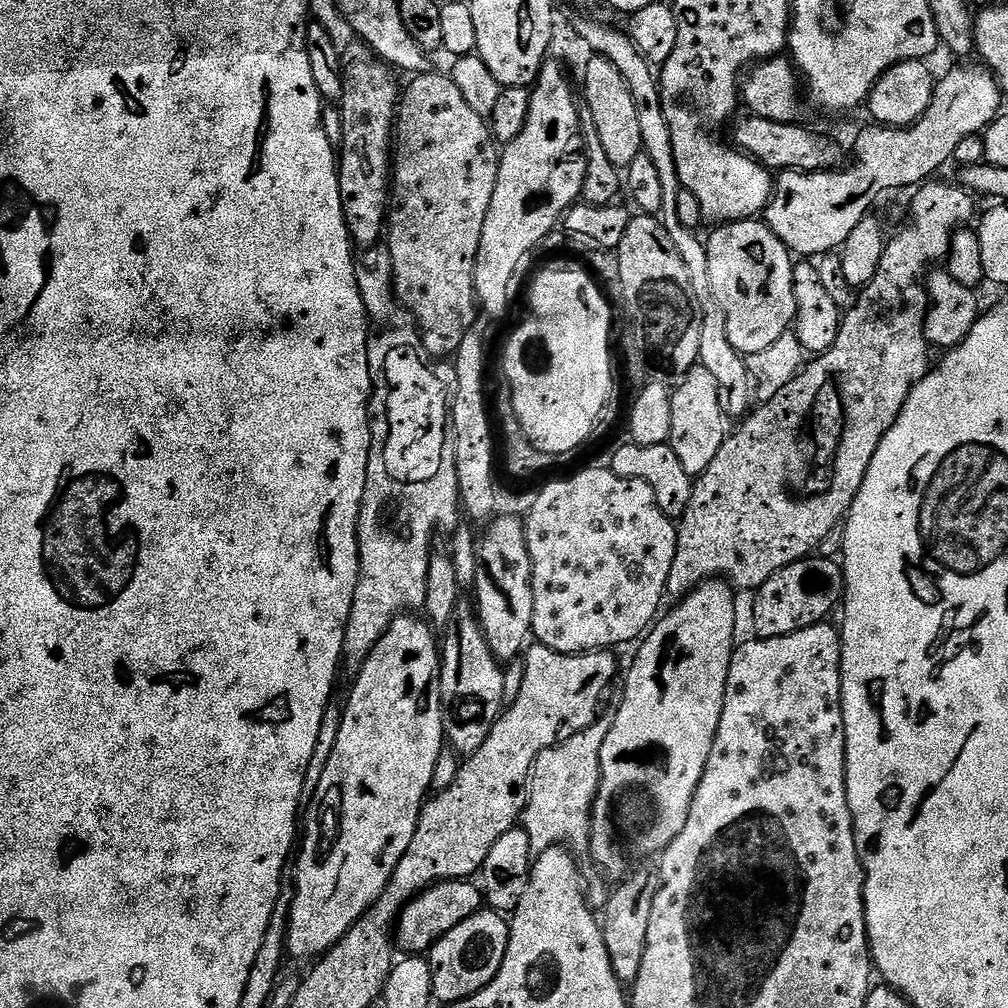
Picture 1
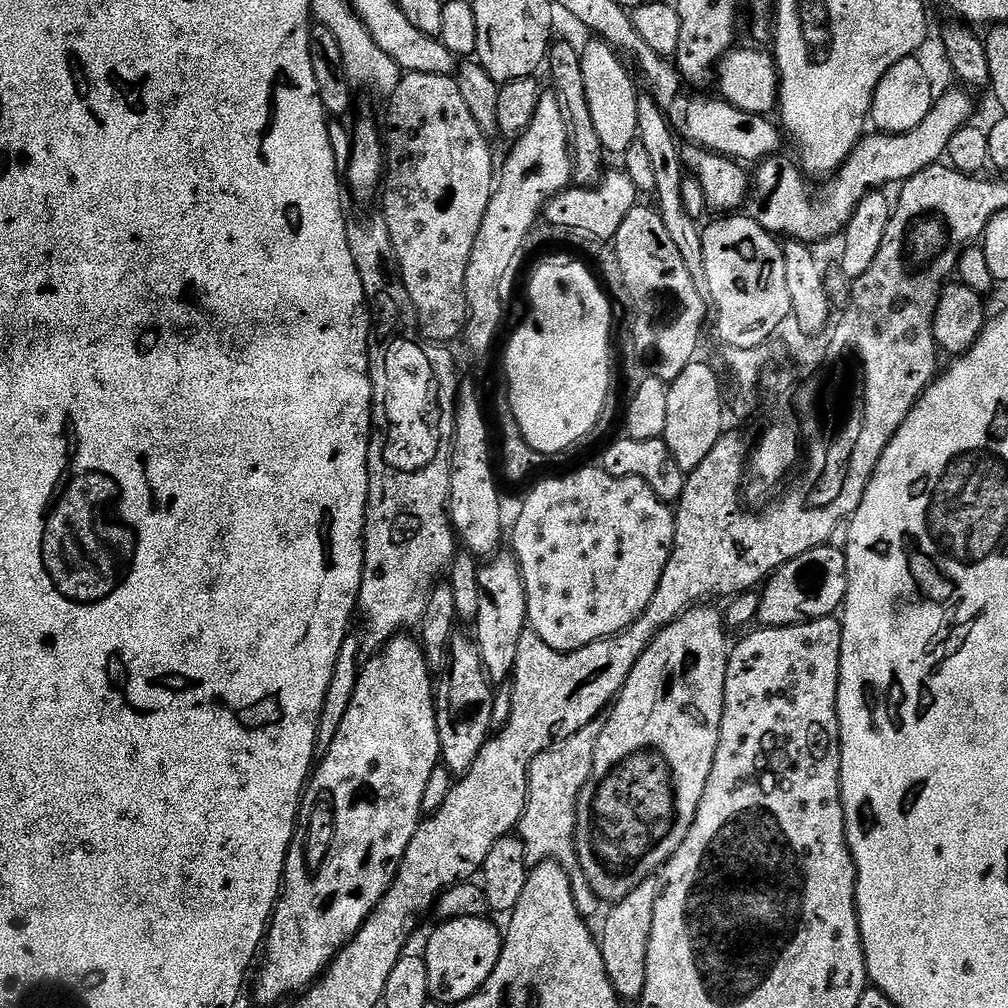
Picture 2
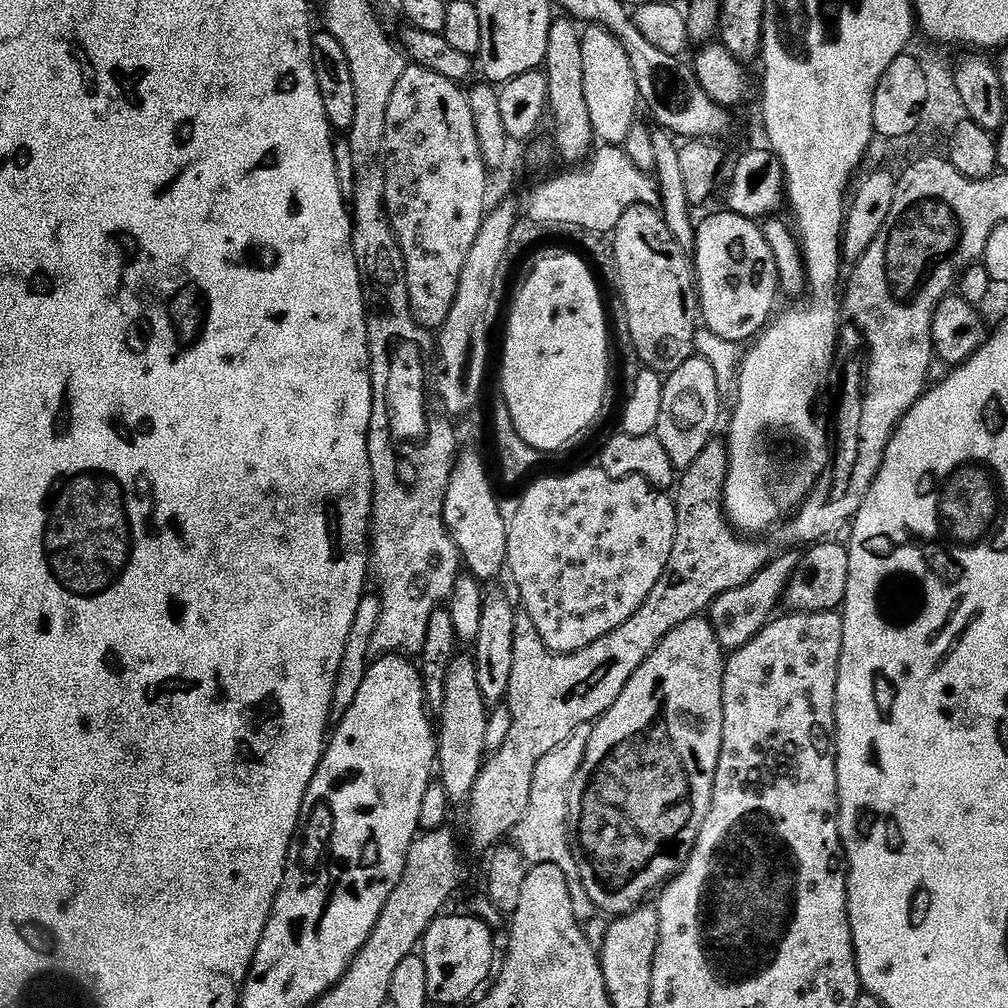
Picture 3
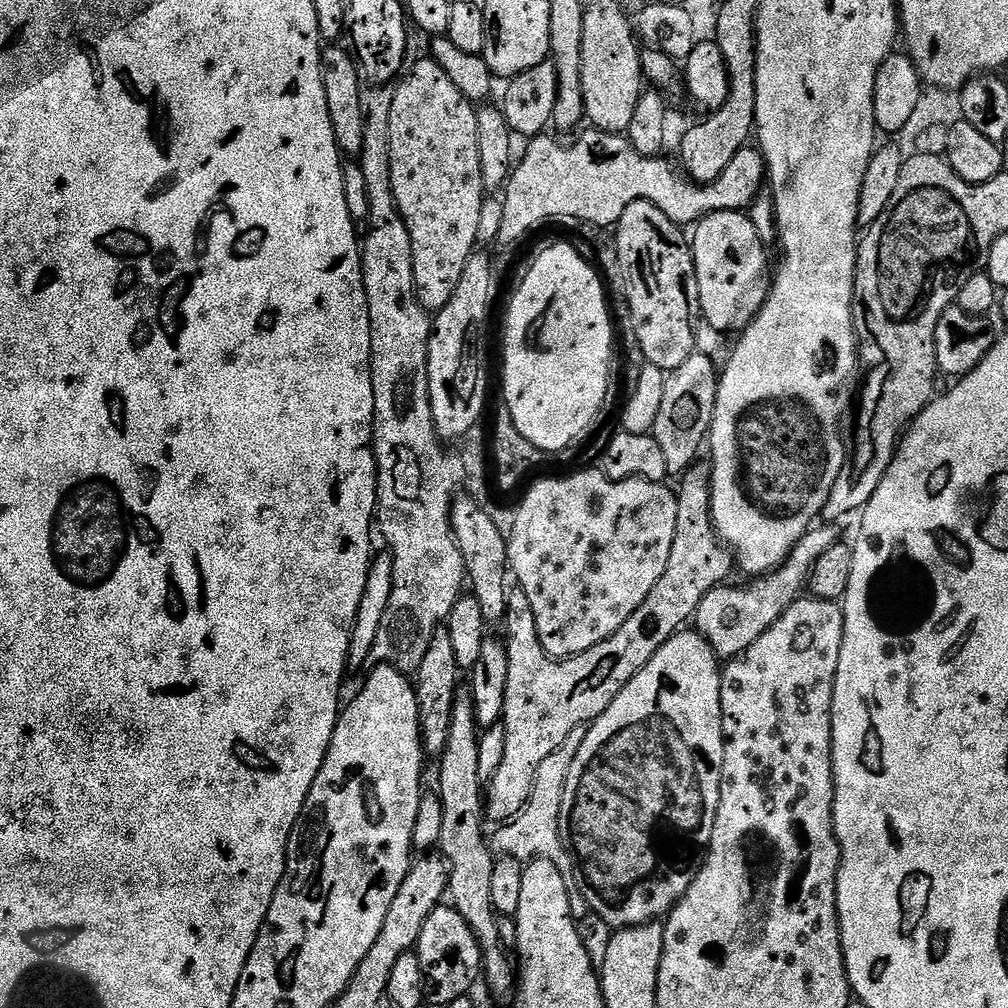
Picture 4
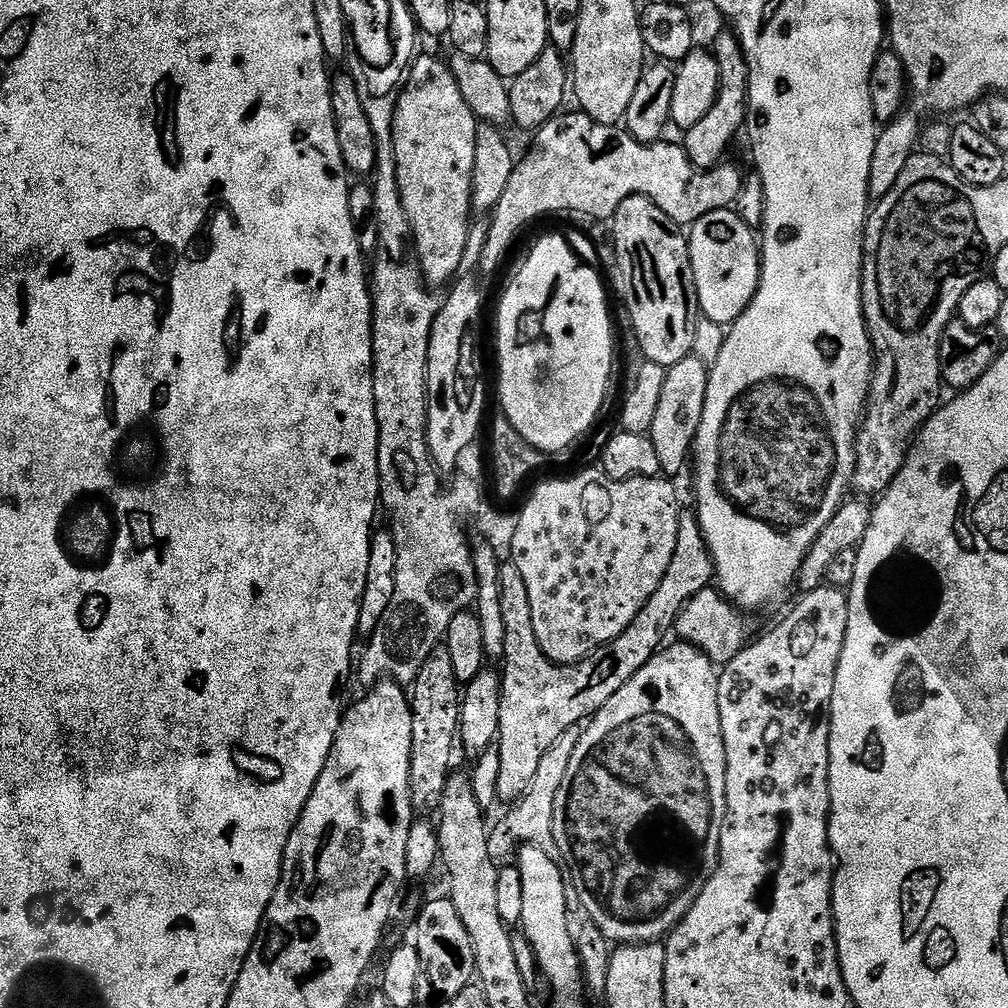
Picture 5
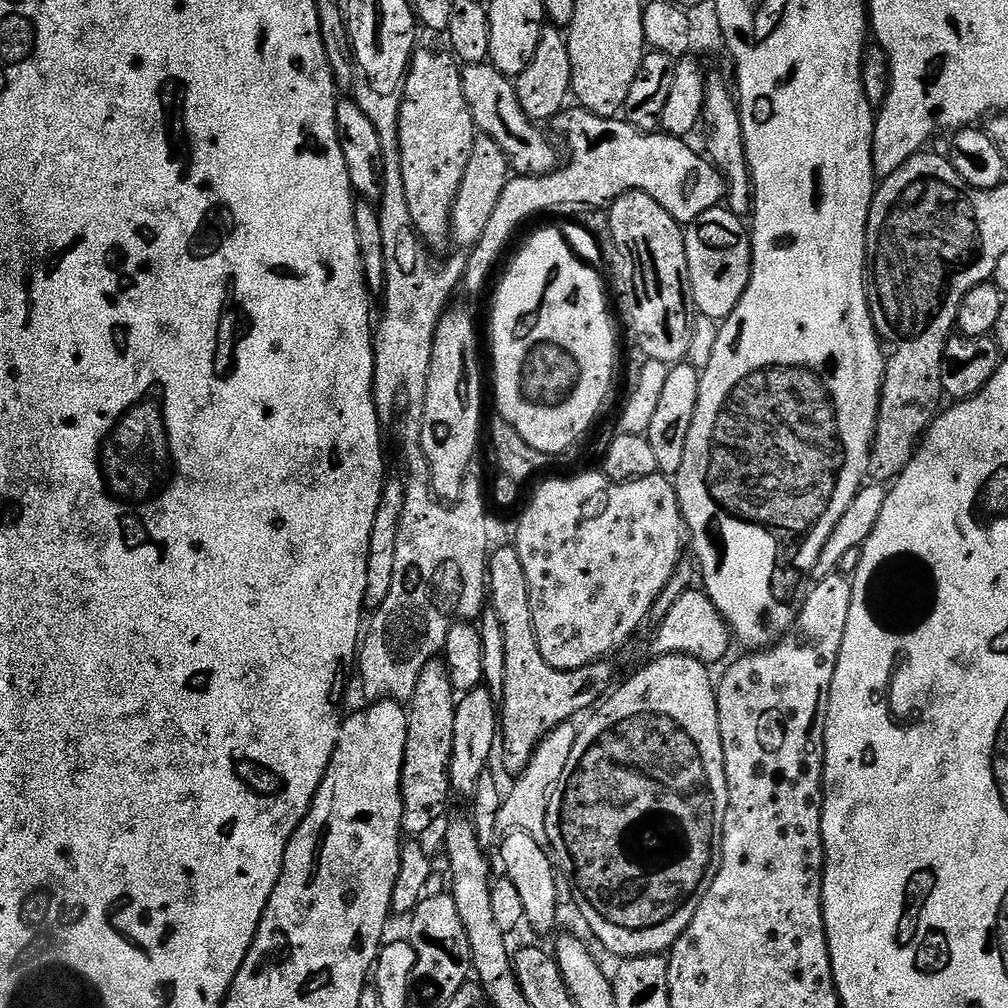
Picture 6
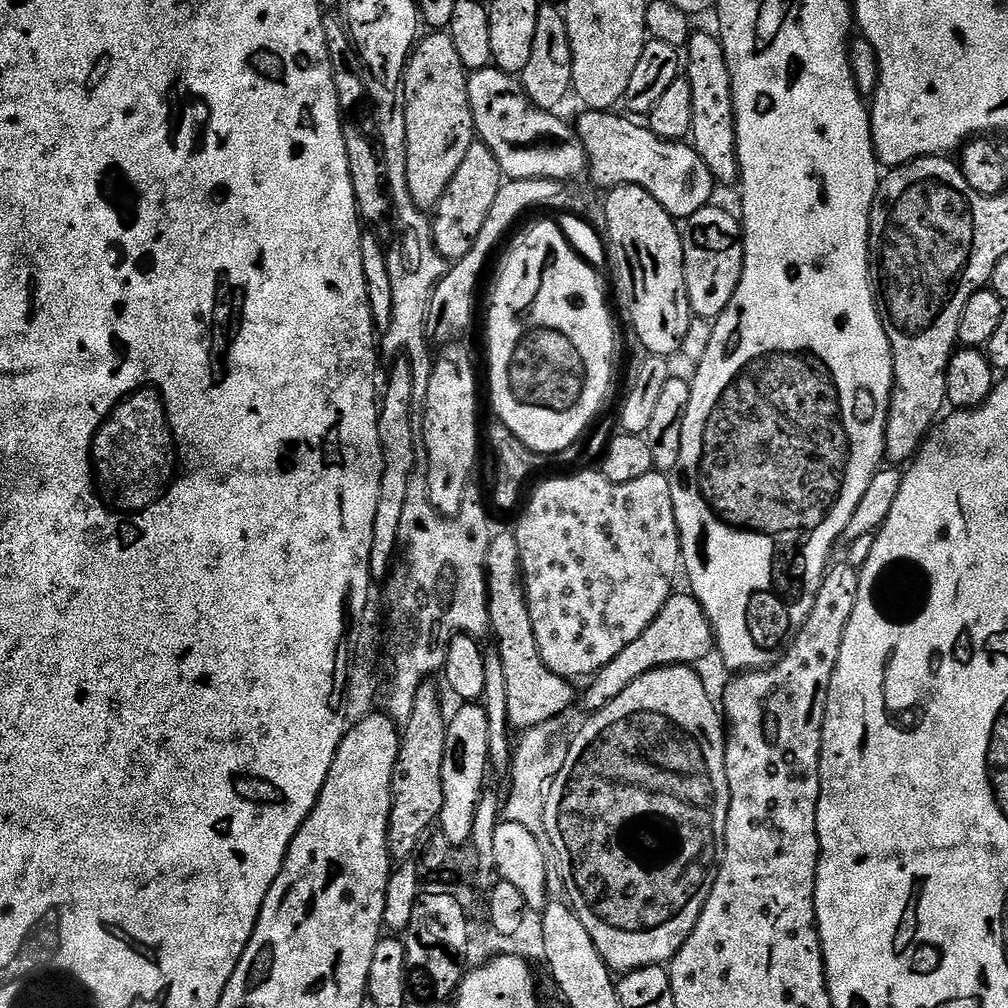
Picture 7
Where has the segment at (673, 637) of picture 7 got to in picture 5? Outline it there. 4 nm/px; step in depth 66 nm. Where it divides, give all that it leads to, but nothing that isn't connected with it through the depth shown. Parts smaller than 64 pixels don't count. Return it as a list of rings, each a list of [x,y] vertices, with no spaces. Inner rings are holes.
[[[709,586],[694,594],[694,598],[690,598],[690,602],[686,602],[686,606],[676,615],[674,632],[680,635],[677,637],[683,643],[692,644],[699,652],[706,654],[712,664],[723,666],[738,658],[741,650],[753,639],[754,631],[744,616],[747,615],[719,587]]]

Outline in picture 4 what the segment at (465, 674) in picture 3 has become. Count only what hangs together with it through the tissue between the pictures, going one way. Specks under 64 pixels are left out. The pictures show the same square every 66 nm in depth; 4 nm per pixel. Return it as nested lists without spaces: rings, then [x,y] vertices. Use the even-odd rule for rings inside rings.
[[[457,691],[454,714],[450,718],[450,738],[446,738],[446,746],[438,758],[438,795],[442,804],[442,832],[438,848],[448,866],[447,895],[451,907],[456,908],[462,918],[466,918],[480,947],[482,984],[488,987],[494,999],[507,1001],[515,993],[518,976],[509,949],[500,944],[495,921],[497,913],[493,912],[490,902],[490,874],[494,874],[494,853],[486,839],[486,832],[484,836],[486,792],[482,780],[480,784],[480,735],[482,732],[476,722],[471,691]]]

